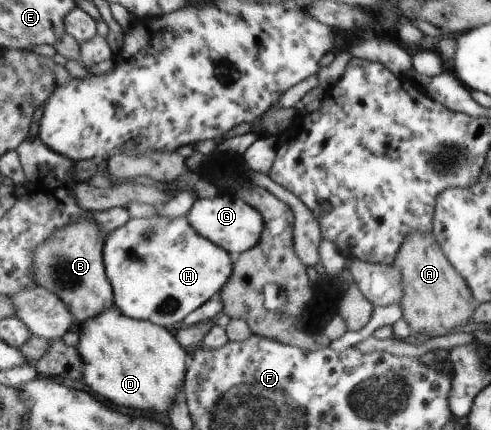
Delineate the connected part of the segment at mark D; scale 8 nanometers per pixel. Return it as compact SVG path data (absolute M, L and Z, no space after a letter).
M112 306L107 312L100 313L99 317L91 318L81 326L80 342L77 349L83 358L83 380L90 392L106 402L114 404L116 408L132 408L146 414L154 412L168 412L176 402L181 386L187 378L187 368L190 364L190 354L166 327L152 324L126 316L118 307Z

